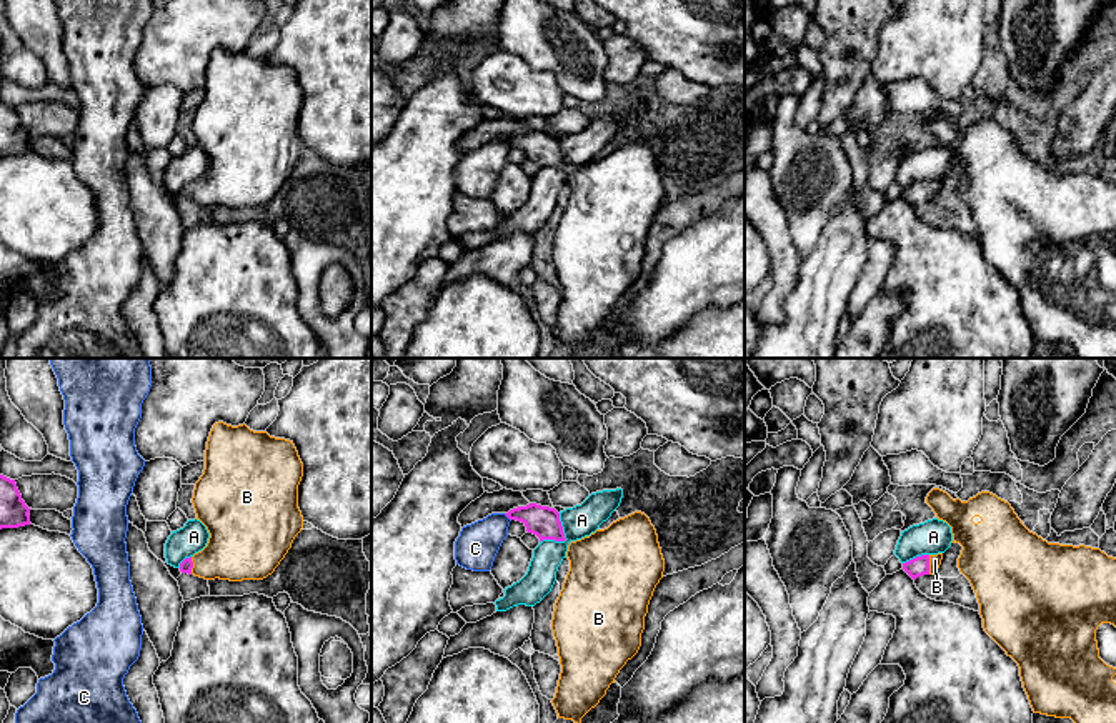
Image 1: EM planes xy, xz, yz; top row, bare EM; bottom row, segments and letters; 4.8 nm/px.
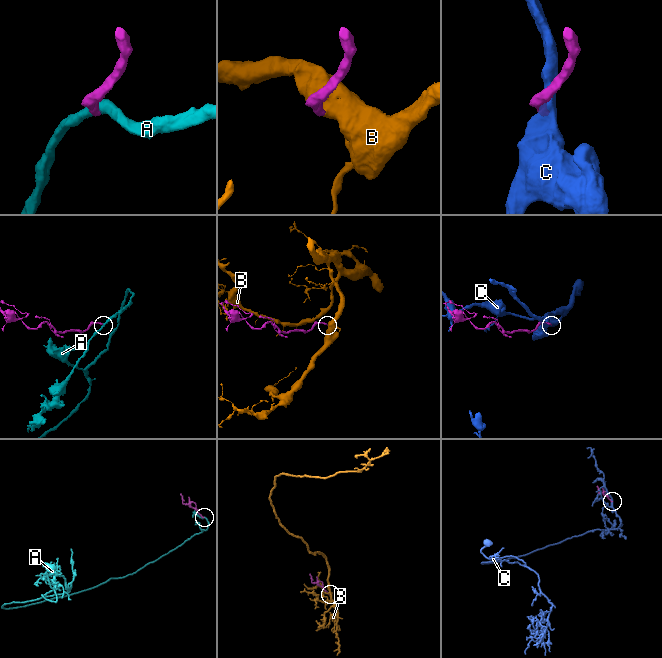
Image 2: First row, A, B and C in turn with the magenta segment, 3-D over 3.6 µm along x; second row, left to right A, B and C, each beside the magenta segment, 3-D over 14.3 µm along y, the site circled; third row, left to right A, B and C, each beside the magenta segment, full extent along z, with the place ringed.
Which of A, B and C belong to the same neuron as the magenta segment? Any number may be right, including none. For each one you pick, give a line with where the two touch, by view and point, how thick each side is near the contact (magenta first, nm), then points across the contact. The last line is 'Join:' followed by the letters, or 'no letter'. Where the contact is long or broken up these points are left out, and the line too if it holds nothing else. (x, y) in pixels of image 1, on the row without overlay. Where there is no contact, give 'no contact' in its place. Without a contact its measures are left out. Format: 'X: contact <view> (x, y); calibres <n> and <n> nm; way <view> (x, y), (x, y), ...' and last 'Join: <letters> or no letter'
B: contact yz (928, 192); calibres 90 and 60 nm; way yz (920, 192), (928, 192), (935, 187)
Join: B

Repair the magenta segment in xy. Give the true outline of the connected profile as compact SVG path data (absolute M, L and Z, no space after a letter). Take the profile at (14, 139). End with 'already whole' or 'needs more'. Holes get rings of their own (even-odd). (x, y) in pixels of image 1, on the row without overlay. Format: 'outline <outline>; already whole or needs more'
outline M0 102L0 157L32 152L28 140L15 107Z; already whole

